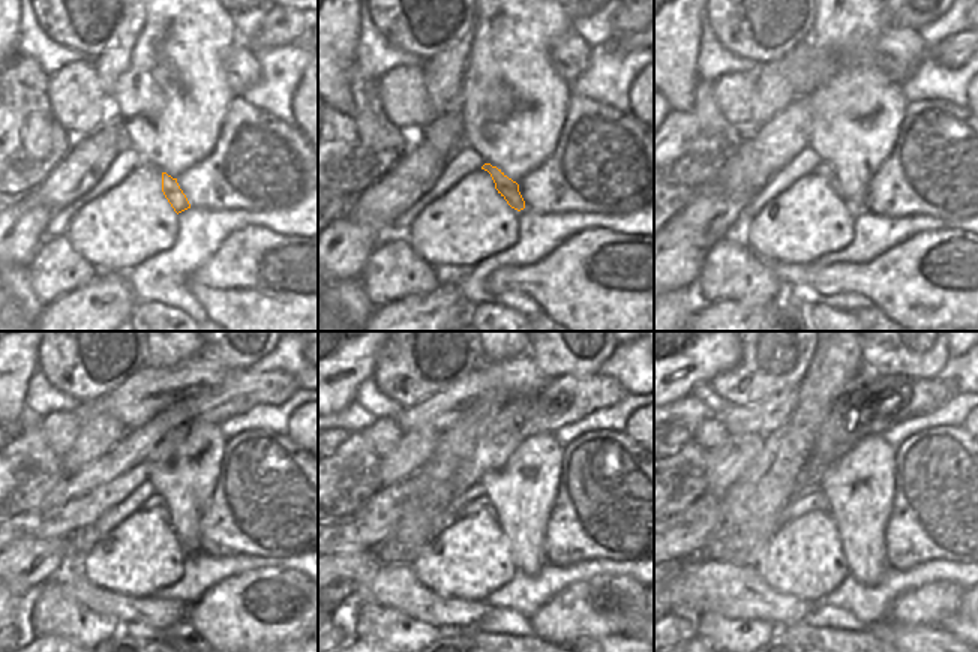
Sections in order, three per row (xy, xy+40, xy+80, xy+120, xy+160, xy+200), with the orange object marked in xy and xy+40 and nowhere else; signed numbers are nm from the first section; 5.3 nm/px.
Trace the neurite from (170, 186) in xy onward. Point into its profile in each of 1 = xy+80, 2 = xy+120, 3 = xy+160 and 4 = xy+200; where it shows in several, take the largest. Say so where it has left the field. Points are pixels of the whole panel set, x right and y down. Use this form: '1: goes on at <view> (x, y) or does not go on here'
1: goes on at xy+80 (830, 173)
2: goes on at xy+120 (153, 501)
3: goes on at xy+160 (482, 504)
4: goes on at xy+200 (797, 507)

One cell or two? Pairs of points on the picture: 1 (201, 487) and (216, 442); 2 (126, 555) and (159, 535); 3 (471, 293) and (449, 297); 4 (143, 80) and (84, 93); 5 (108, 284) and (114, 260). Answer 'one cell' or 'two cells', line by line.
1: one cell
2: one cell
3: two cells
4: two cells
5: two cells

